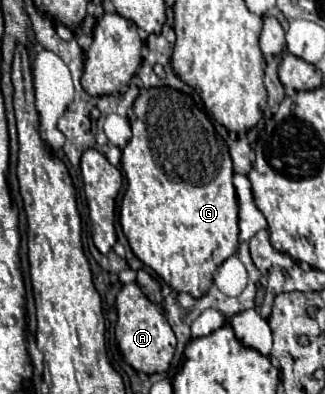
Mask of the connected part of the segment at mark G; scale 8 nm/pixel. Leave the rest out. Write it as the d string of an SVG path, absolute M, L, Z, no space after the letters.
M170 87L142 89L140 97L134 103L134 117L130 119L130 125L132 125L132 139L122 151L122 171L124 171L126 181L128 181L128 189L126 189L126 195L124 195L120 206L120 225L124 229L124 235L126 235L128 243L130 243L132 253L144 265L154 269L154 273L160 275L160 279L164 279L176 293L188 293L194 299L200 299L204 293L208 293L208 289L212 285L214 271L228 257L232 257L238 251L238 201L236 201L236 189L232 185L234 173L232 173L232 161L230 161L230 155L228 155L228 147L226 147L224 139L216 133L212 119L194 105L192 97L184 95L184 93L176 91L176 89L170 89Z

